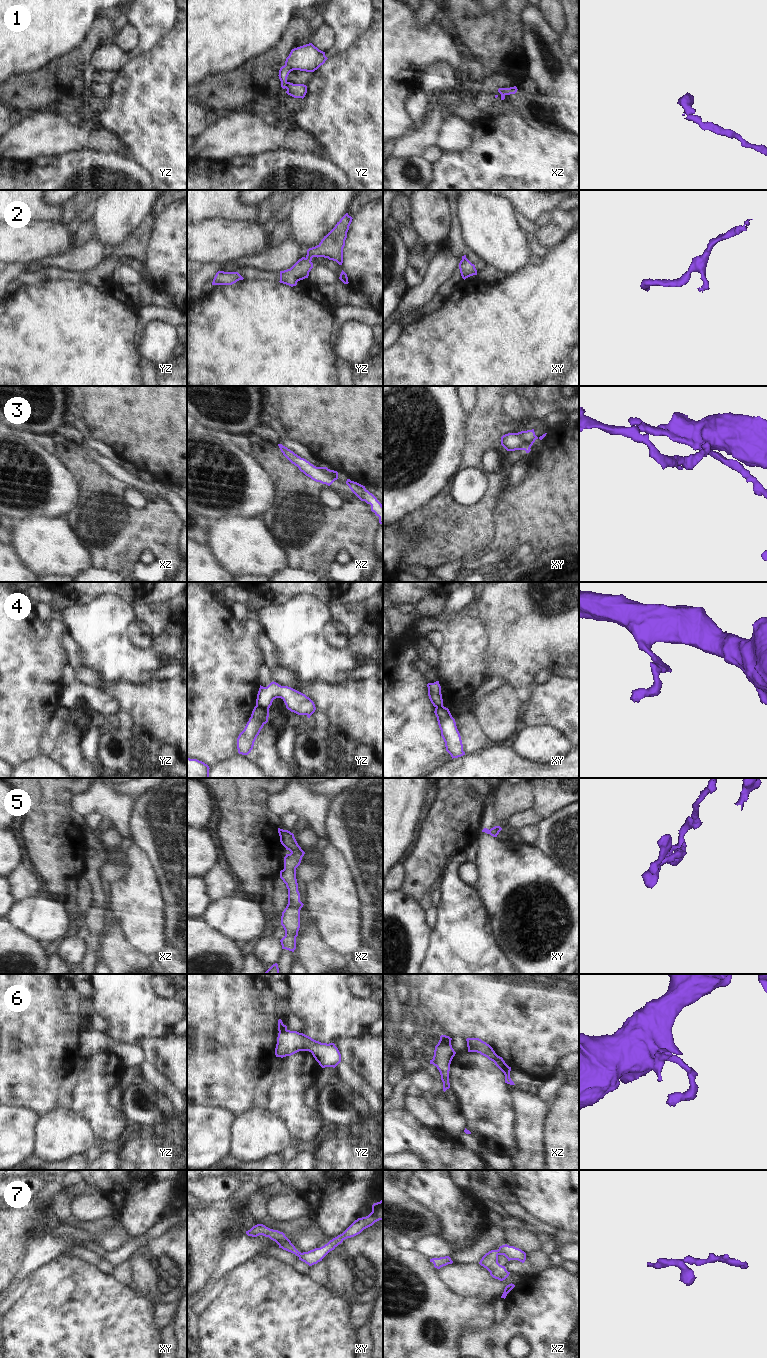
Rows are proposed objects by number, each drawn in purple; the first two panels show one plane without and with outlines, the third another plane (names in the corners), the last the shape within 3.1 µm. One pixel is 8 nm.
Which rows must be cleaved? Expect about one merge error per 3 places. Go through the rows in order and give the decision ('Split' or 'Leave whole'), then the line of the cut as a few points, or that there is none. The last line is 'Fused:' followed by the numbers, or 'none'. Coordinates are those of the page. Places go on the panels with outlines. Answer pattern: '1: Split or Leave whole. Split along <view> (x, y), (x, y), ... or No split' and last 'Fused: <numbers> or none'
1: Split. Split along yz (288, 82), (285, 87)
2: Leave whole. No split
3: Split. Split along xy (517, 433), (519, 438), (529, 448)
4: Split. Split along yz (256, 705), (268, 709)
5: Leave whole. No split
6: Split. Split along yz (286, 1029), (279, 1032)
7: Leave whole. No split
Fused: 1, 3, 4, 6.

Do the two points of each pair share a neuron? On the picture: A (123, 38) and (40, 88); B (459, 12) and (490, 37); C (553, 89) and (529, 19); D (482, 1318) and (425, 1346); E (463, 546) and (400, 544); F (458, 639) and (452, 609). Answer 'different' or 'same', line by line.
A: different
B: same
C: same
D: same
E: different
F: different

